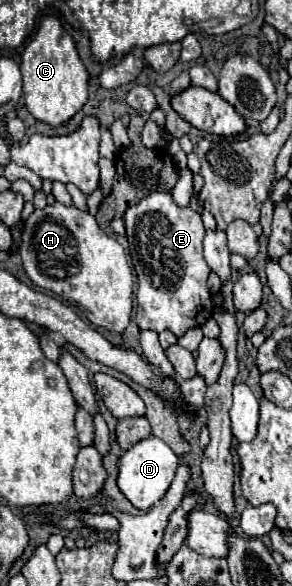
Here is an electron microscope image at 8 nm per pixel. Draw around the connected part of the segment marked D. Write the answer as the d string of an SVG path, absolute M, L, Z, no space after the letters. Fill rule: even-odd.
M148 437L138 441L134 447L130 447L120 459L118 459L118 479L116 485L124 493L124 497L136 507L136 509L150 509L156 501L164 497L168 491L174 473L178 469L178 457L176 453L158 437Z

